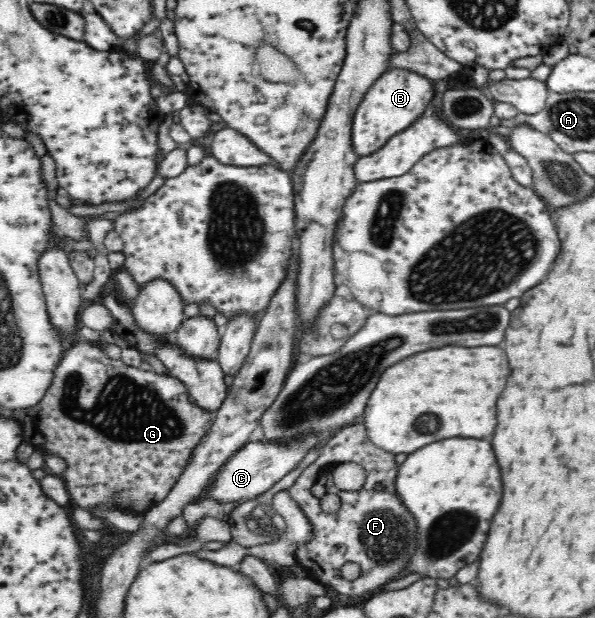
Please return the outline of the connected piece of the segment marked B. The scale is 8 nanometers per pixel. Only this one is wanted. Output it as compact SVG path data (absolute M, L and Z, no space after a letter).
M402 67L389 69L373 83L355 110L352 142L359 156L371 155L383 147L394 135L407 130L424 115L433 99L433 82L414 71Z

